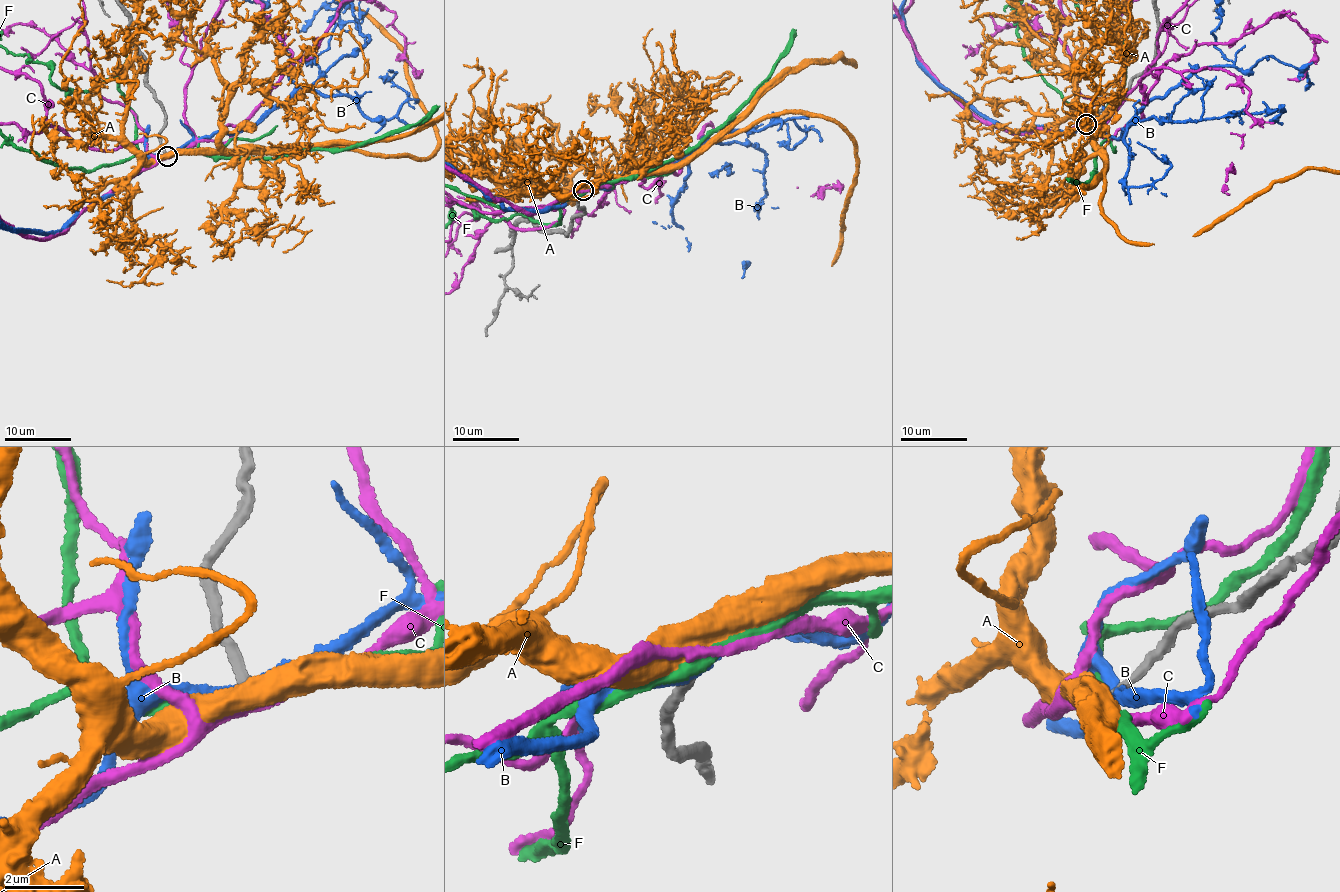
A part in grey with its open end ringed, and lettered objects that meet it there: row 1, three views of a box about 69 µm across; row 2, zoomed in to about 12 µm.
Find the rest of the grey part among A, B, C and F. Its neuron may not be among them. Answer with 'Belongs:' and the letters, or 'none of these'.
Belongs: none of these

